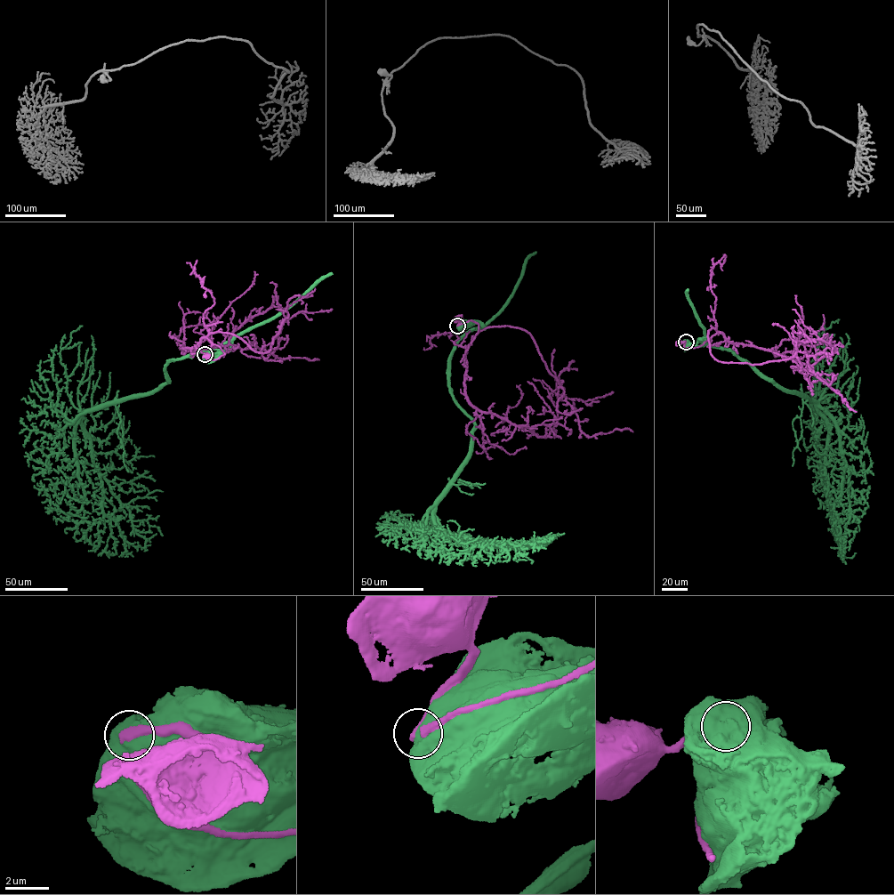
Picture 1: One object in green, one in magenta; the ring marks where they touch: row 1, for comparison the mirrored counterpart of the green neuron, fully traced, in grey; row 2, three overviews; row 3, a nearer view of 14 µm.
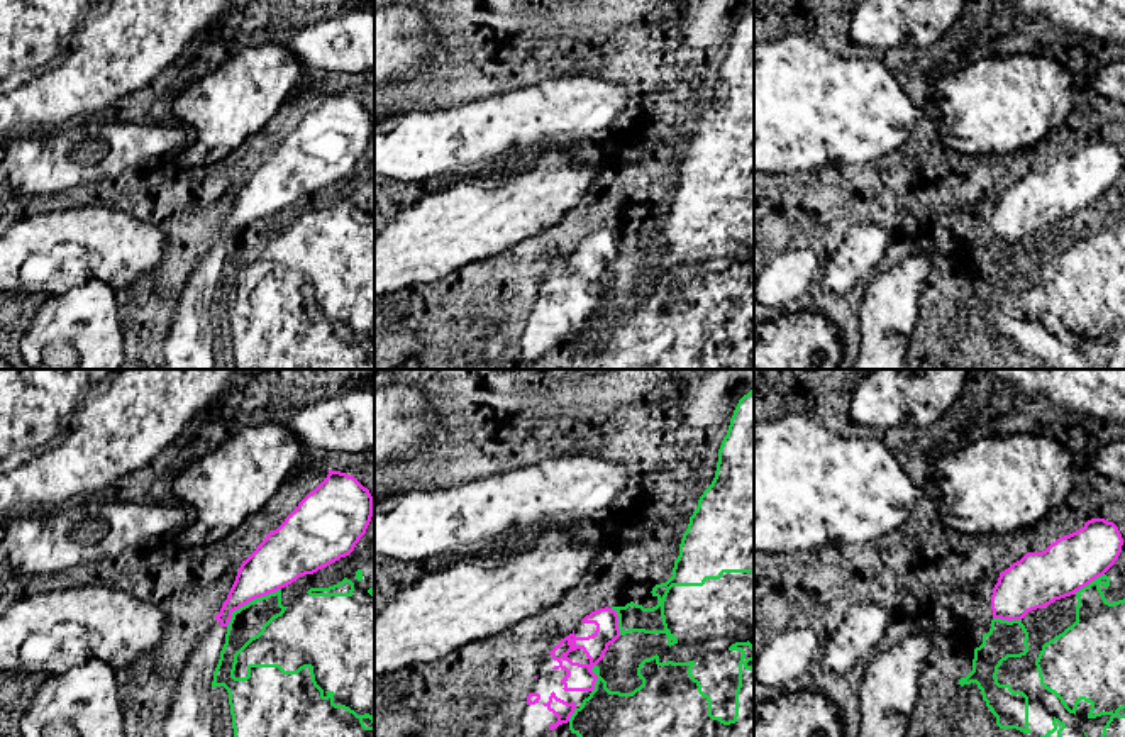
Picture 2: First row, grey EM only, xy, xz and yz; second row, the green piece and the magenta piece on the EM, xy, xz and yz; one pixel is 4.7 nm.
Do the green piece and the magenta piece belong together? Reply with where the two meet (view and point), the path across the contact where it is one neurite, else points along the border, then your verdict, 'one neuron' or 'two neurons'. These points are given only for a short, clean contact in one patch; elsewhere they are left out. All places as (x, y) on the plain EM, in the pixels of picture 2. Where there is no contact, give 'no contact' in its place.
contact xy (249, 222); two neurons

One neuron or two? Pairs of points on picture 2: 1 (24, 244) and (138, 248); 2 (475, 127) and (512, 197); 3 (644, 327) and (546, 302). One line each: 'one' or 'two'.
1: one
2: two
3: two

